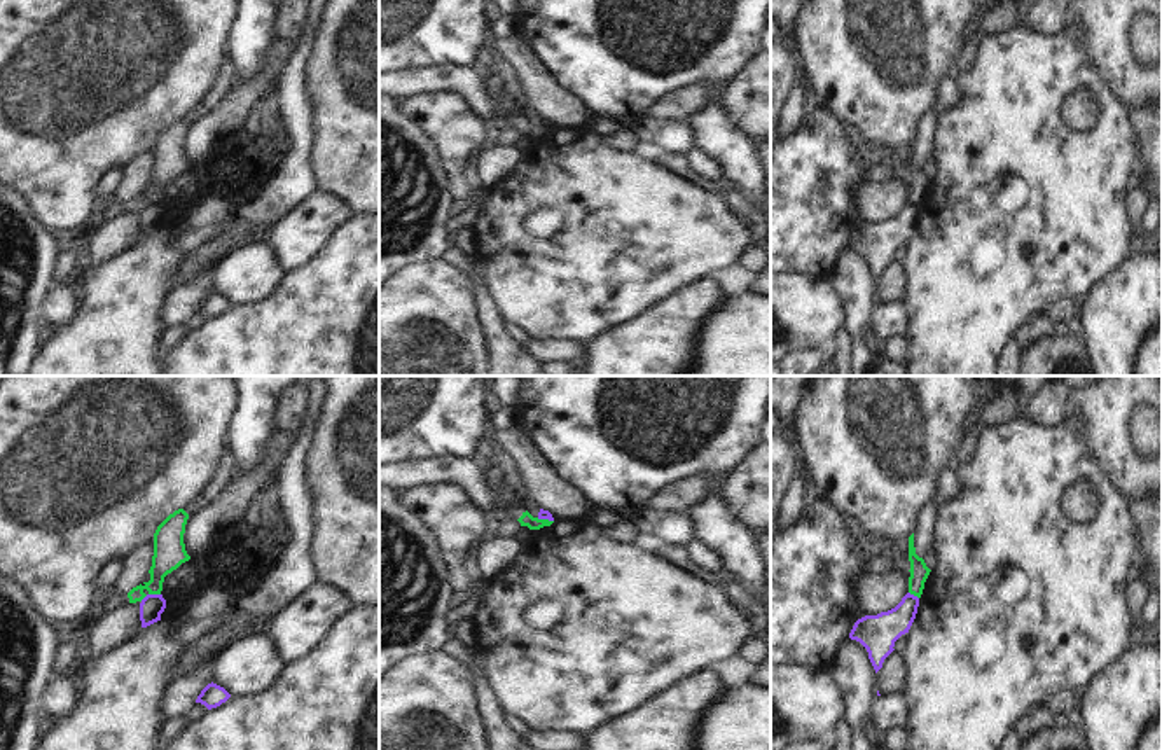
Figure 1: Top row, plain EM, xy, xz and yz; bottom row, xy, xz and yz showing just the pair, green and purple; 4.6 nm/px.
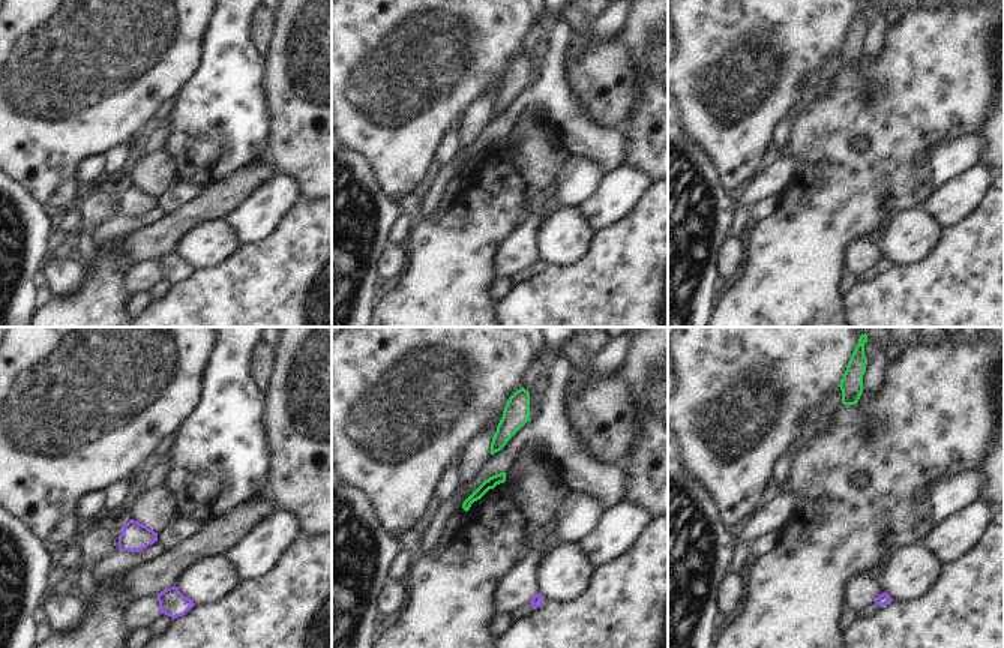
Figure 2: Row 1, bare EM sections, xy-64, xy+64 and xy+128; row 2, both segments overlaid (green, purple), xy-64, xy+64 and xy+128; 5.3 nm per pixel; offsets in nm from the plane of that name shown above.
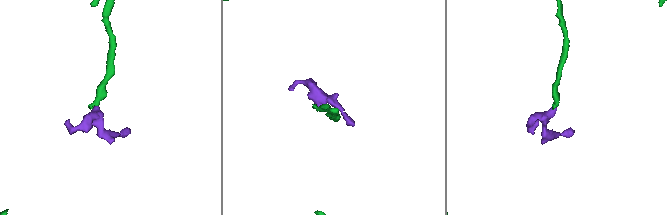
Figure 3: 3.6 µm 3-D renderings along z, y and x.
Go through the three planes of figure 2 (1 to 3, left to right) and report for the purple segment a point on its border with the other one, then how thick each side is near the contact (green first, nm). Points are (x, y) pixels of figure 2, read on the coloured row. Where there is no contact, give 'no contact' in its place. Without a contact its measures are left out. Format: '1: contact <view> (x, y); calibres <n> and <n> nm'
1: no contact
2: no contact
3: no contact

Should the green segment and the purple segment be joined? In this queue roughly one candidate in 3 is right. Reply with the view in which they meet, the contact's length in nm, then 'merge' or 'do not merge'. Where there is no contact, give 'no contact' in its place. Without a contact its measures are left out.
meets green in xy; contact 100 nm long; do not merge

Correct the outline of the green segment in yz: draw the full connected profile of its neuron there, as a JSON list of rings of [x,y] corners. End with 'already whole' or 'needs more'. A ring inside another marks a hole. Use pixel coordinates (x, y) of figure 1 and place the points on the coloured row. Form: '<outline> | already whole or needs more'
[[[914,533],[909,537],[909,561],[910,561],[909,593],[921,598],[924,582],[931,570],[926,566],[924,559],[916,554]]] | already whole

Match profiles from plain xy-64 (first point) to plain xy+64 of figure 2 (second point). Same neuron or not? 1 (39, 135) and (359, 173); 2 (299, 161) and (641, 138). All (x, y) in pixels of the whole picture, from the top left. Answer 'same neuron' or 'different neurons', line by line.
1: different neurons
2: same neuron

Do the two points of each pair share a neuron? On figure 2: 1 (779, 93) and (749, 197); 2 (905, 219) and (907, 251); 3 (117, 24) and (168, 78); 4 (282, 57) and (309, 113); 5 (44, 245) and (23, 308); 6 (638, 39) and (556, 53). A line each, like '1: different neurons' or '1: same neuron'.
1: different neurons
2: same neuron
3: same neuron
4: same neuron
5: same neuron
6: different neurons

